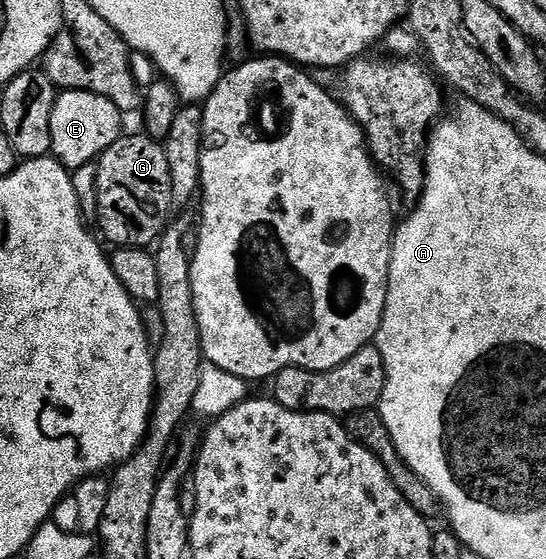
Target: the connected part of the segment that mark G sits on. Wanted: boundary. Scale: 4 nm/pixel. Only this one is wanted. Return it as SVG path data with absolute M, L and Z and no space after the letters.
M120 136L97 159L95 176L98 233L103 233L115 248L147 248L158 242L168 221L170 193L168 161L165 160L162 145L146 136Z

